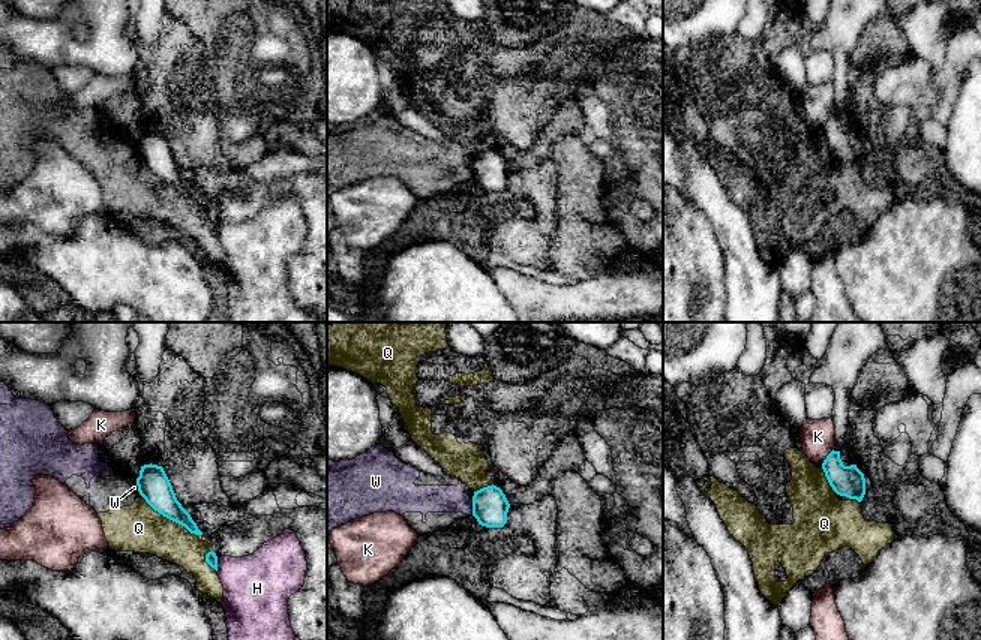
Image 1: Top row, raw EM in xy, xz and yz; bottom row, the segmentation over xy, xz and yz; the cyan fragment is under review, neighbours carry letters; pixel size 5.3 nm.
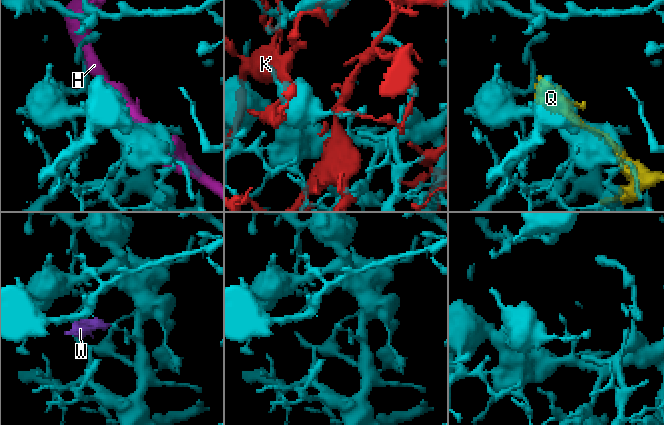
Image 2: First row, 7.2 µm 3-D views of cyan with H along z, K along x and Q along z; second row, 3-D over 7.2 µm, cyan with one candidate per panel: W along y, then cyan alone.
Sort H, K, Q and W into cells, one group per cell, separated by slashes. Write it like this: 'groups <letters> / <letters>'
groups H / K / Q W

